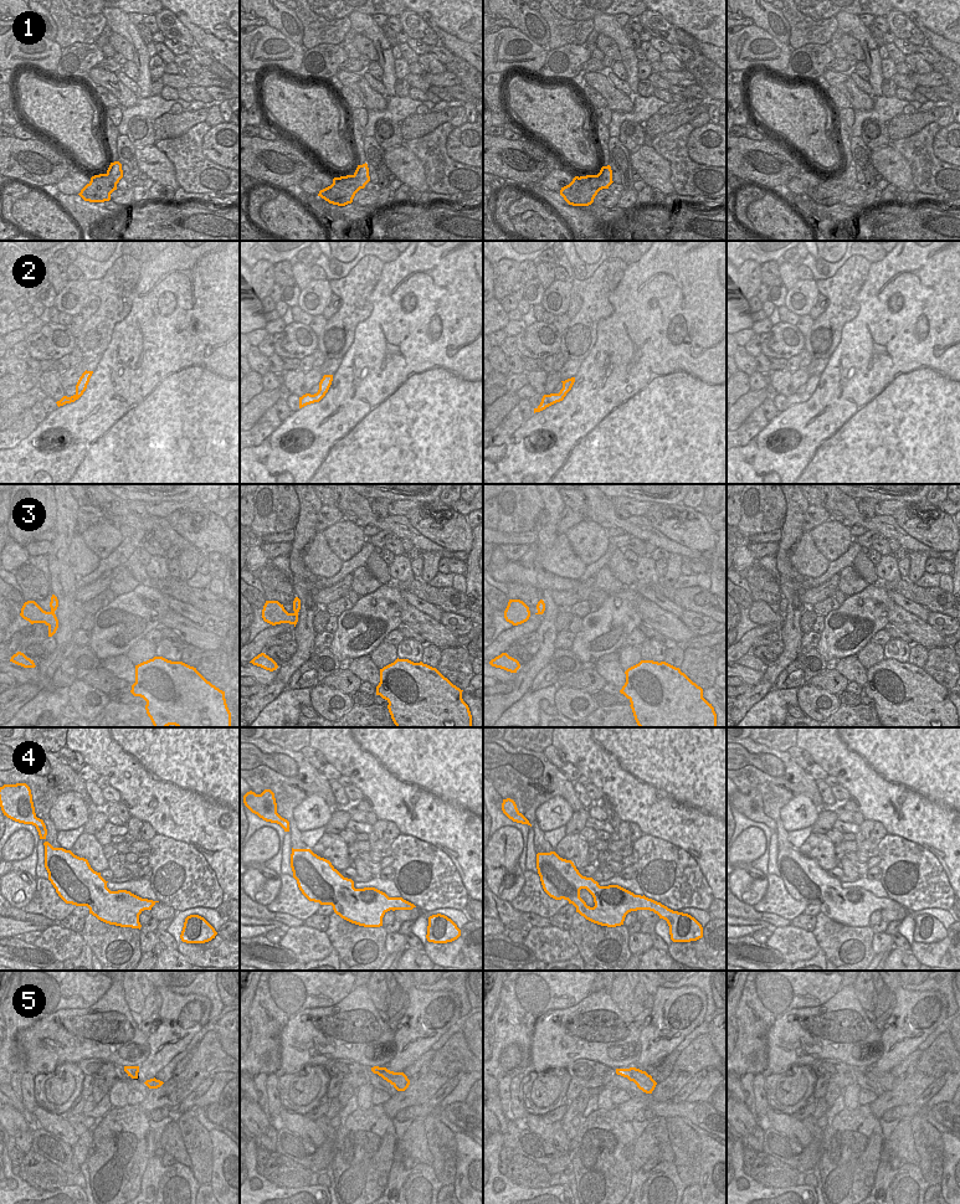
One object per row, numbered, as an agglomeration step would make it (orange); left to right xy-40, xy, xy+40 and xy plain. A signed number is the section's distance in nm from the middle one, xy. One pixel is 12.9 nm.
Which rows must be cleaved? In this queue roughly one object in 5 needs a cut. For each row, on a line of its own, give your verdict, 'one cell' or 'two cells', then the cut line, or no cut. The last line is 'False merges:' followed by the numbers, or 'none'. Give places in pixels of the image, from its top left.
1: two cells | xy (352, 175), (360, 188)
2: one cell | no cut
3: one cell | no cut
4: one cell | no cut
5: one cell | no cut
False merges: 1

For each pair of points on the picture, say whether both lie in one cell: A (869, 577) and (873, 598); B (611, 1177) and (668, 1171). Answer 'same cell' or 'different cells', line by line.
A: different cells
B: different cells

